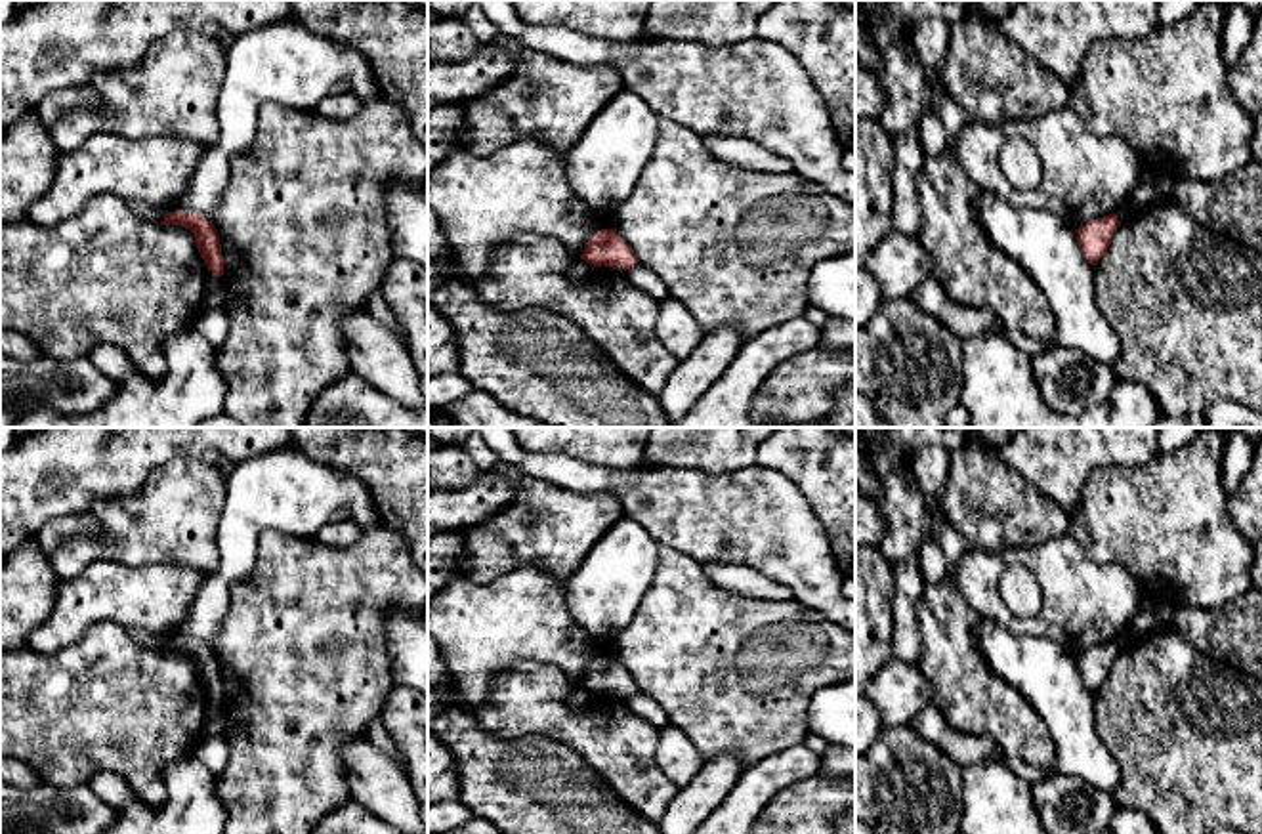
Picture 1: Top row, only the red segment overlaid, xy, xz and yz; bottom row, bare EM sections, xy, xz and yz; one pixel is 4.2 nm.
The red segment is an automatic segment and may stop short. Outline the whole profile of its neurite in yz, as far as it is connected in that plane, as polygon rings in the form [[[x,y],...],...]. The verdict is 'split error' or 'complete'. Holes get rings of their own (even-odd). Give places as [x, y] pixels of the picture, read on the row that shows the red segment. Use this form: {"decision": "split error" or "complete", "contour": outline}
{"decision": "complete", "contour": [[[1109,214],[1075,229],[1079,246],[1090,265],[1096,265],[1100,258],[1105,254],[1105,250],[1111,244],[1111,237],[1119,225],[1121,225],[1119,216]]]}

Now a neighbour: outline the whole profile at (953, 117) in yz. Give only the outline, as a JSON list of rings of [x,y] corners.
[[[939,80],[936,84],[936,115],[941,118],[949,147],[955,143],[957,134],[968,122],[964,109],[941,88]]]

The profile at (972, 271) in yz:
[[[951,147],[922,166],[915,185],[922,214],[916,239],[947,296],[966,307],[991,309],[1004,326],[1050,342],[1054,319],[1044,294],[981,231],[979,187]]]

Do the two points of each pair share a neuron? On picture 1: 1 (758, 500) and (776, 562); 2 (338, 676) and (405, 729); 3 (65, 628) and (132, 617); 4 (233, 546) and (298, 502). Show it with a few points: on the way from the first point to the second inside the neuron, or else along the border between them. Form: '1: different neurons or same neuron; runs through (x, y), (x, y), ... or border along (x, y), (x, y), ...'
1: same neuron; runs through (758, 516), (774, 531), (774, 546)
2: different neurons; border along (396, 686), (378, 716)
3: same neuron; runs through (83, 611), (115, 611)
4: same neuron; runs through (249, 529), (275, 502), (281, 502)

